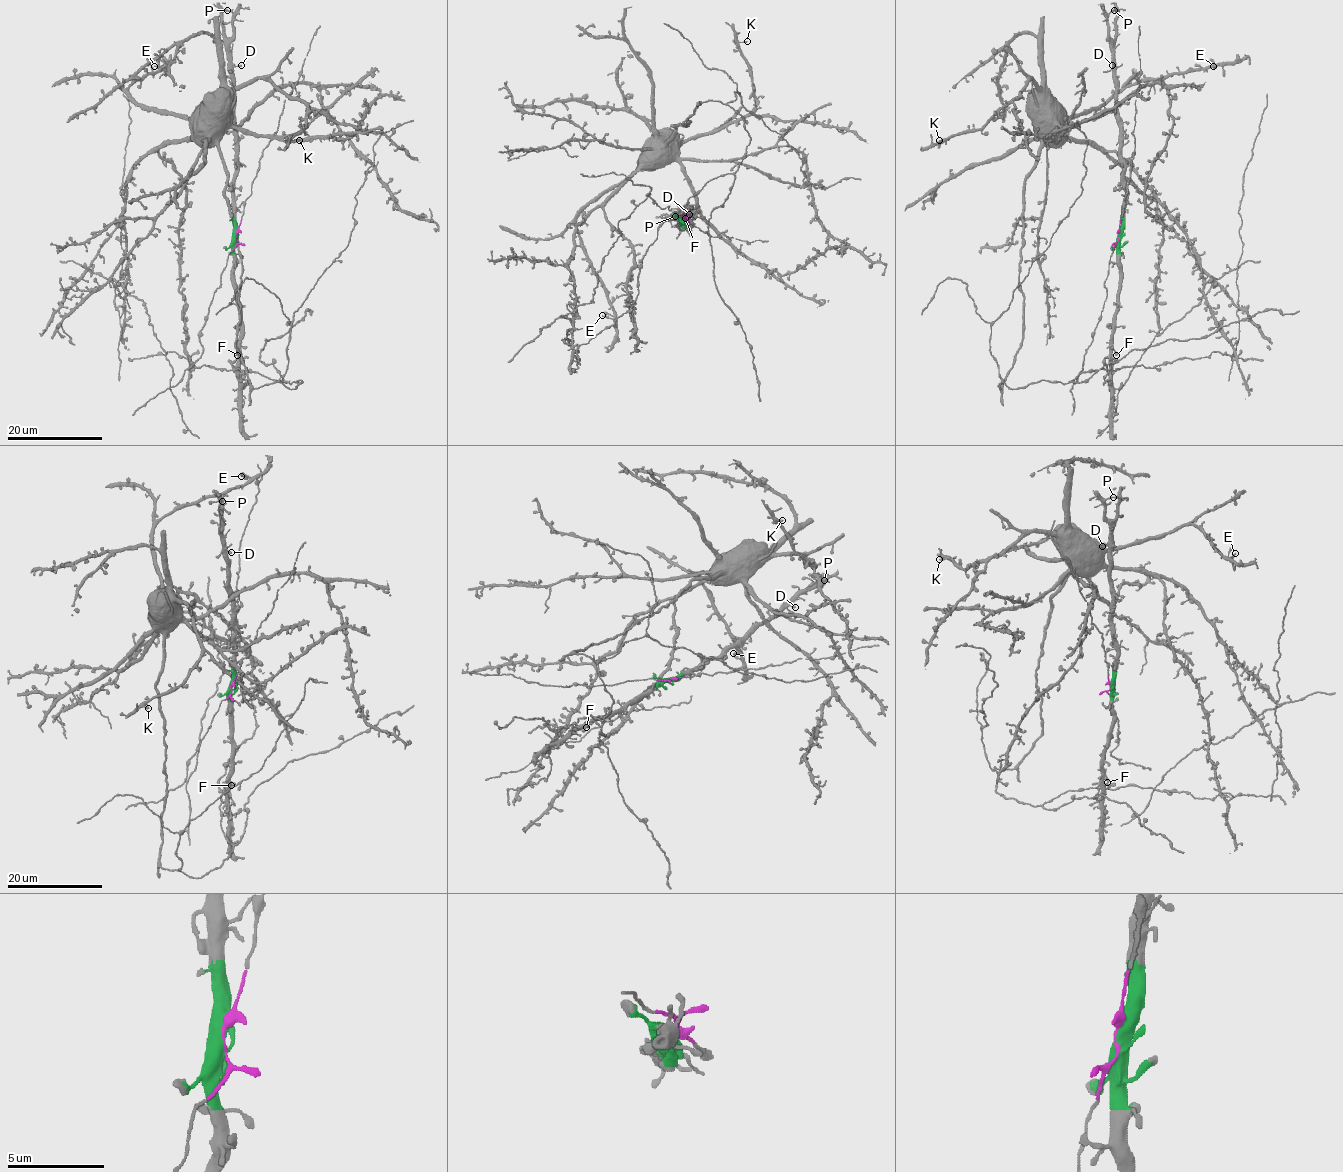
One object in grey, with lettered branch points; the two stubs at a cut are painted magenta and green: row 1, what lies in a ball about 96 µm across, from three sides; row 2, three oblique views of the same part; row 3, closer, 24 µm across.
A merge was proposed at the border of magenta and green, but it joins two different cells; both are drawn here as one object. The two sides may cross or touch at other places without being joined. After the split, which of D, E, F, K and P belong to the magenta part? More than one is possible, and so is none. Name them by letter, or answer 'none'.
E, K

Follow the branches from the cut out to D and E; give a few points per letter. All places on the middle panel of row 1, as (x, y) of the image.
D: (683, 221), (681, 227), (682, 215), (689, 215)
E: (683, 220), (742, 246), (734, 249), (701, 214), (679, 162), (638, 166), (576, 218), (613, 311), (602, 315)

